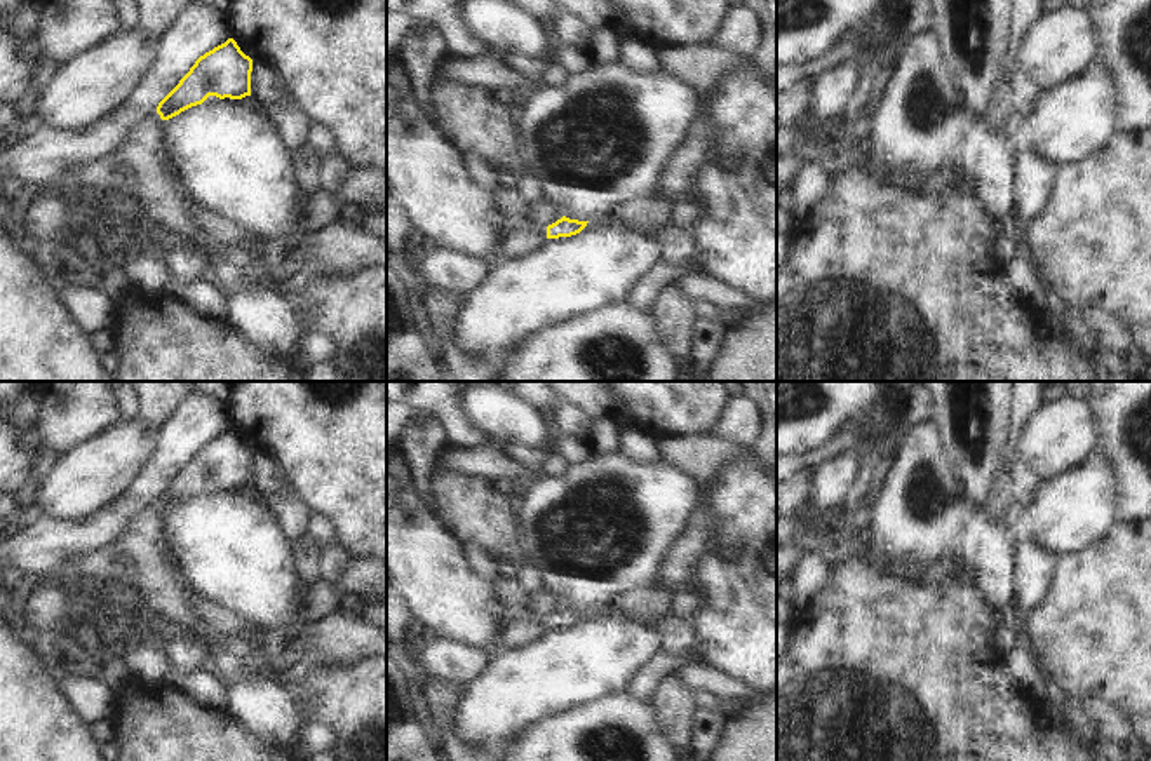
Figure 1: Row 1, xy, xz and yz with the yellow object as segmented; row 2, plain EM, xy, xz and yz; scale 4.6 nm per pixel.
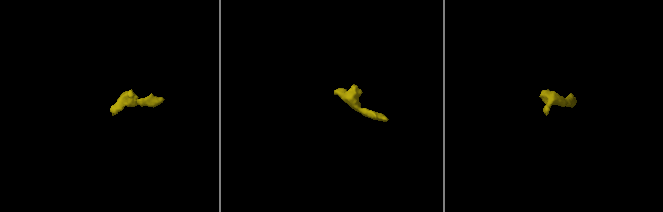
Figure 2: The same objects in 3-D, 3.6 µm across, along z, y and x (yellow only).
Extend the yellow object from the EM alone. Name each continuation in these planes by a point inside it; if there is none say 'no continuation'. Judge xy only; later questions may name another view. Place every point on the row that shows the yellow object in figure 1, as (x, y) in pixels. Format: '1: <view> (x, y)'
1: xy (154, 119)

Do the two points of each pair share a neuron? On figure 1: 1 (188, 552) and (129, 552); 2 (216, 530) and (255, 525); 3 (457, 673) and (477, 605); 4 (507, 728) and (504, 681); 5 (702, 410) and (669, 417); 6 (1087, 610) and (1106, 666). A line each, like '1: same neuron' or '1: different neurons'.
1: different neurons
2: same neuron
3: different neurons
4: same neuron
5: same neuron
6: same neuron

